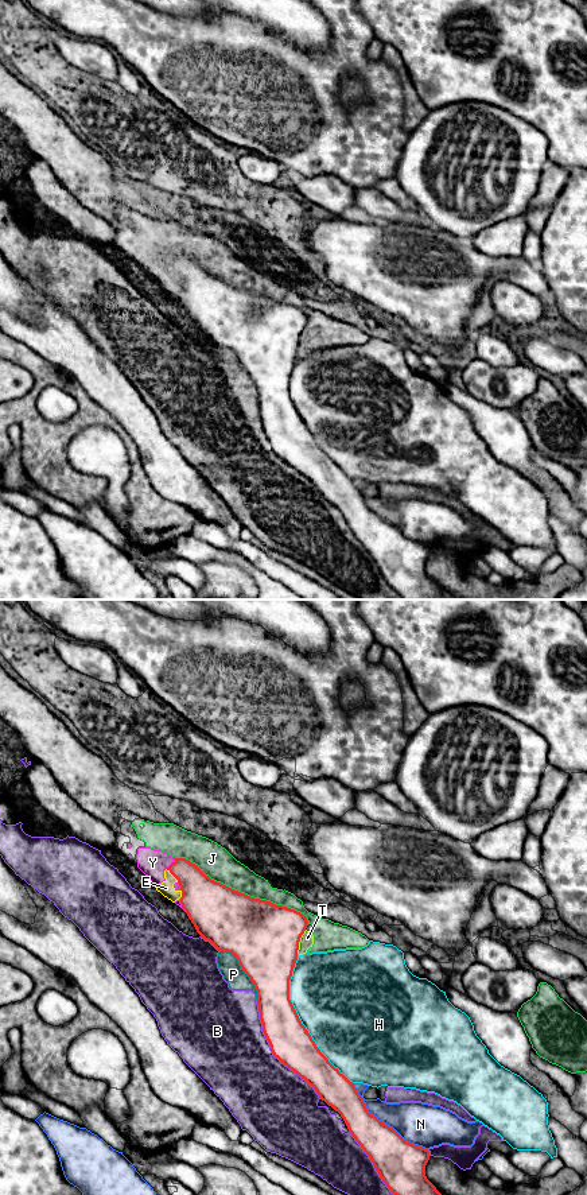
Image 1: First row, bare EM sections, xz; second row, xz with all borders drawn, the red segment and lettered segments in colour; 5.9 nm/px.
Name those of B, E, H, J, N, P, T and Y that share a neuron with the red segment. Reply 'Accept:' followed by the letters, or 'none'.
Accept: none

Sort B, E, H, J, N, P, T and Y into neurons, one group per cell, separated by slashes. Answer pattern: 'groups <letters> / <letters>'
groups B E J P T Y / H / N

